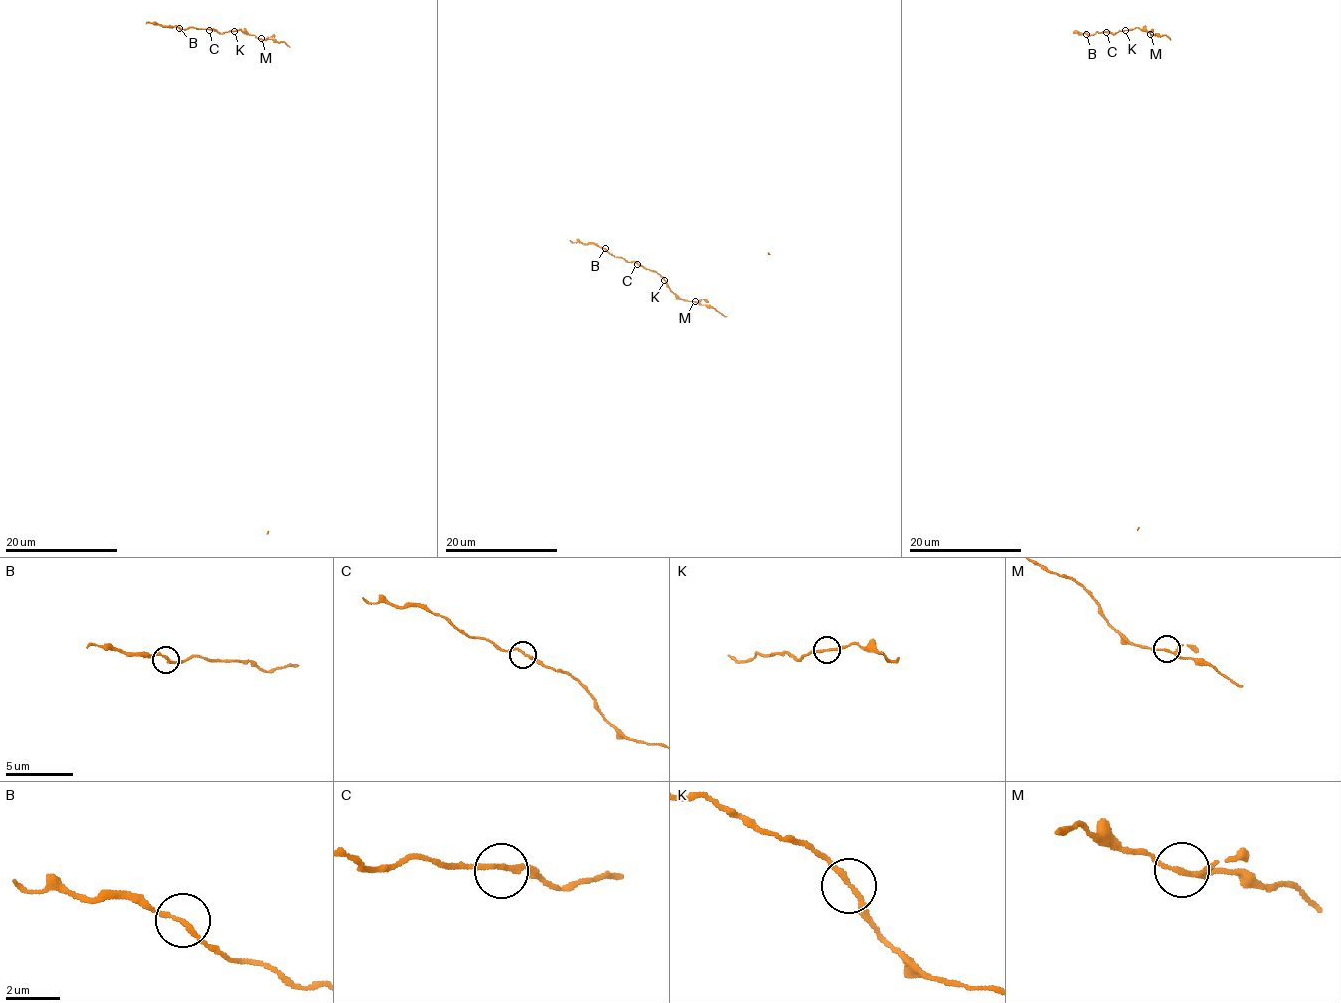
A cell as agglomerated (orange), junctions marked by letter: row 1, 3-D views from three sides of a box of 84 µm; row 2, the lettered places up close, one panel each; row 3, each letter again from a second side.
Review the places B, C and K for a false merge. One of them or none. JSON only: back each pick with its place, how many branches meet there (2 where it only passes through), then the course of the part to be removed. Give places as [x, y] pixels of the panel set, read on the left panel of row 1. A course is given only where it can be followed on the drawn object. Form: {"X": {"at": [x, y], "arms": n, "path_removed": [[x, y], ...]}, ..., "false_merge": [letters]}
{"K": {"at": [234, 31], "arms": 2, "path_removed": [[234, 31], [241, 29], [248, 35], [275, 39], [289, 47]]}, "false_merge": ["K"]}

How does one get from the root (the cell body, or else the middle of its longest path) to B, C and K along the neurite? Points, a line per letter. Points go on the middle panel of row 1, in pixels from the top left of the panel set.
B: (726, 316), (713, 308), (682, 299), (659, 274), (634, 261), (627, 262), (614, 257), (605, 248)
C: (726, 316), (713, 308), (682, 299), (659, 274), (637, 264)
K: (726, 316), (713, 308), (682, 299), (664, 280)

